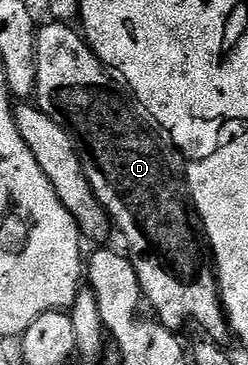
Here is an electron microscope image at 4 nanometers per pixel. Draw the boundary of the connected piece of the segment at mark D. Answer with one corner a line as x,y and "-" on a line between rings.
53,20
47,23
47,26
39,25
36,30
38,51
34,98
37,108
62,126
80,151
83,171
90,182
91,191
109,214
117,233
119,230
126,237
125,249
134,265
145,301
148,306
150,302
151,308
158,313
155,314
157,321
167,330
175,332
182,332
191,322
206,333
203,335
209,341
224,343
226,337
231,337
232,331
226,312
222,309
222,295
218,289
214,255
210,252
210,243
200,233
192,217
192,210
179,175
177,178
170,171
170,162
162,151
162,142
154,135
155,127
145,110
123,89
119,79
94,55
85,37
77,29
73,30
73,25

